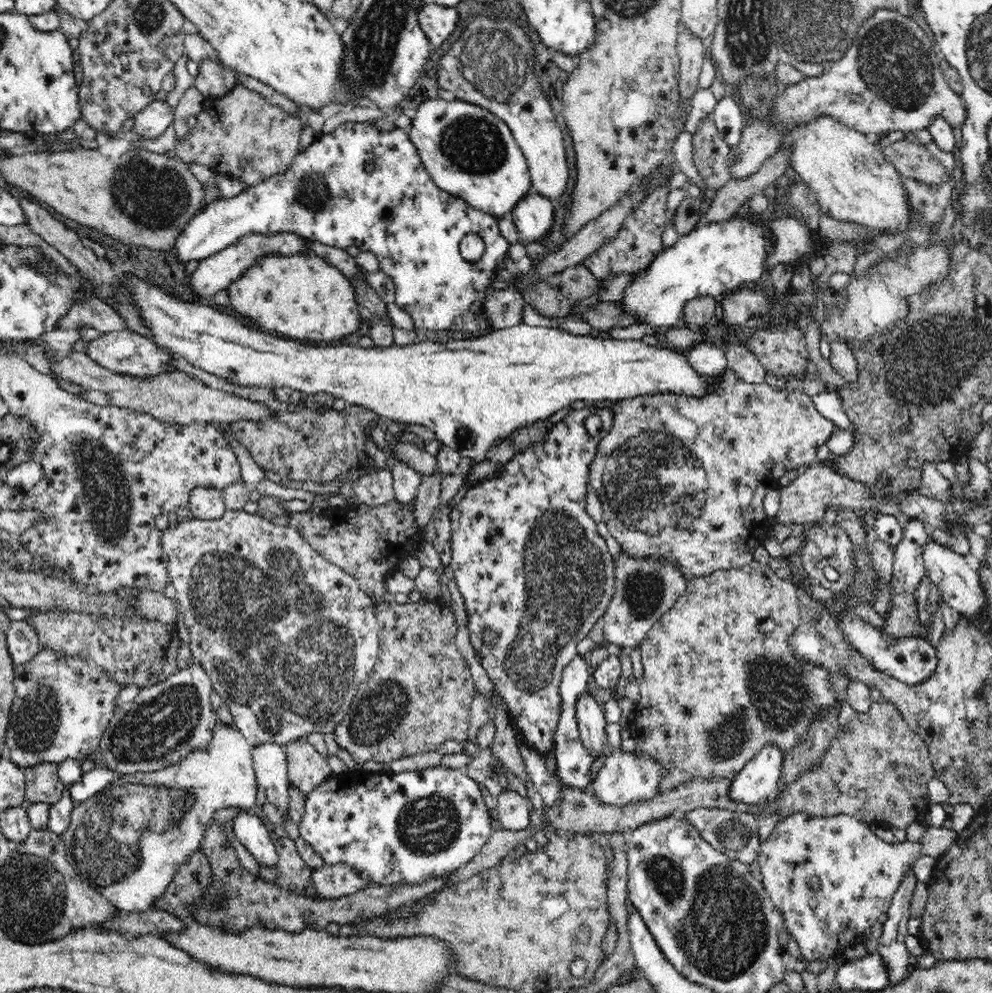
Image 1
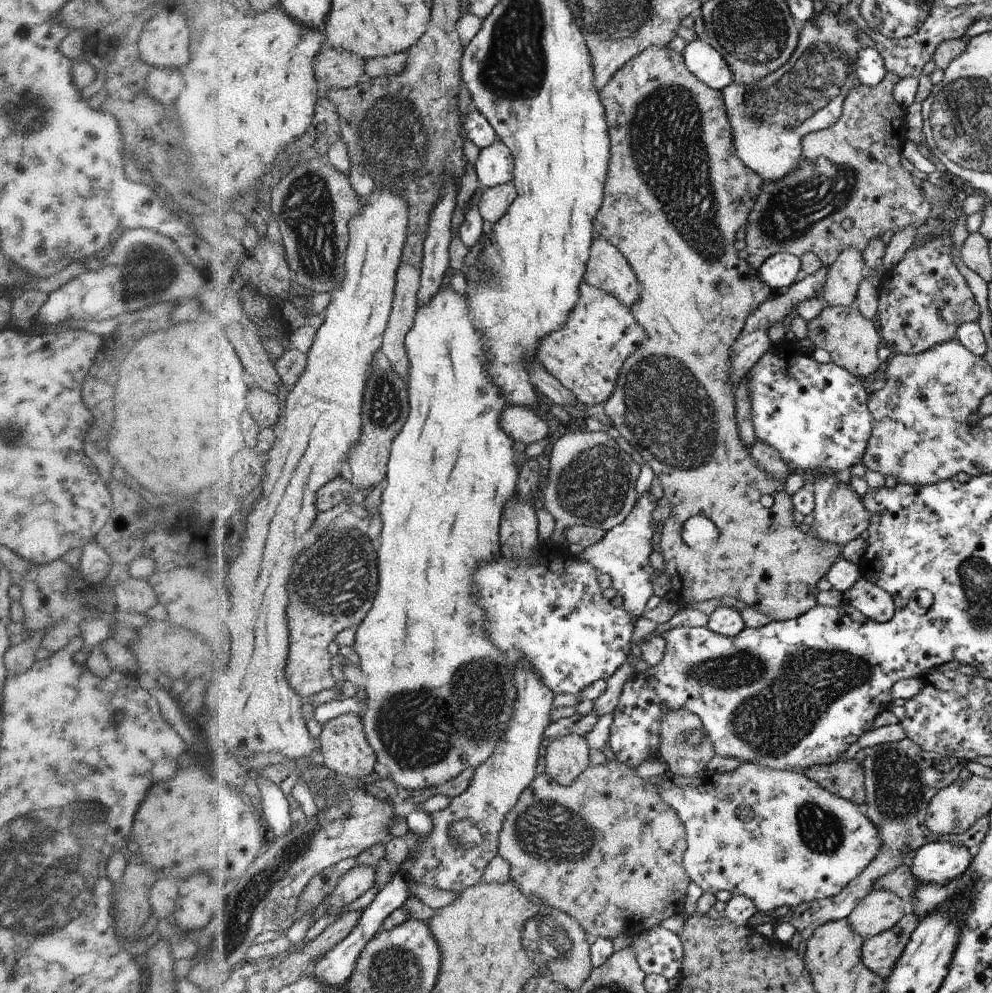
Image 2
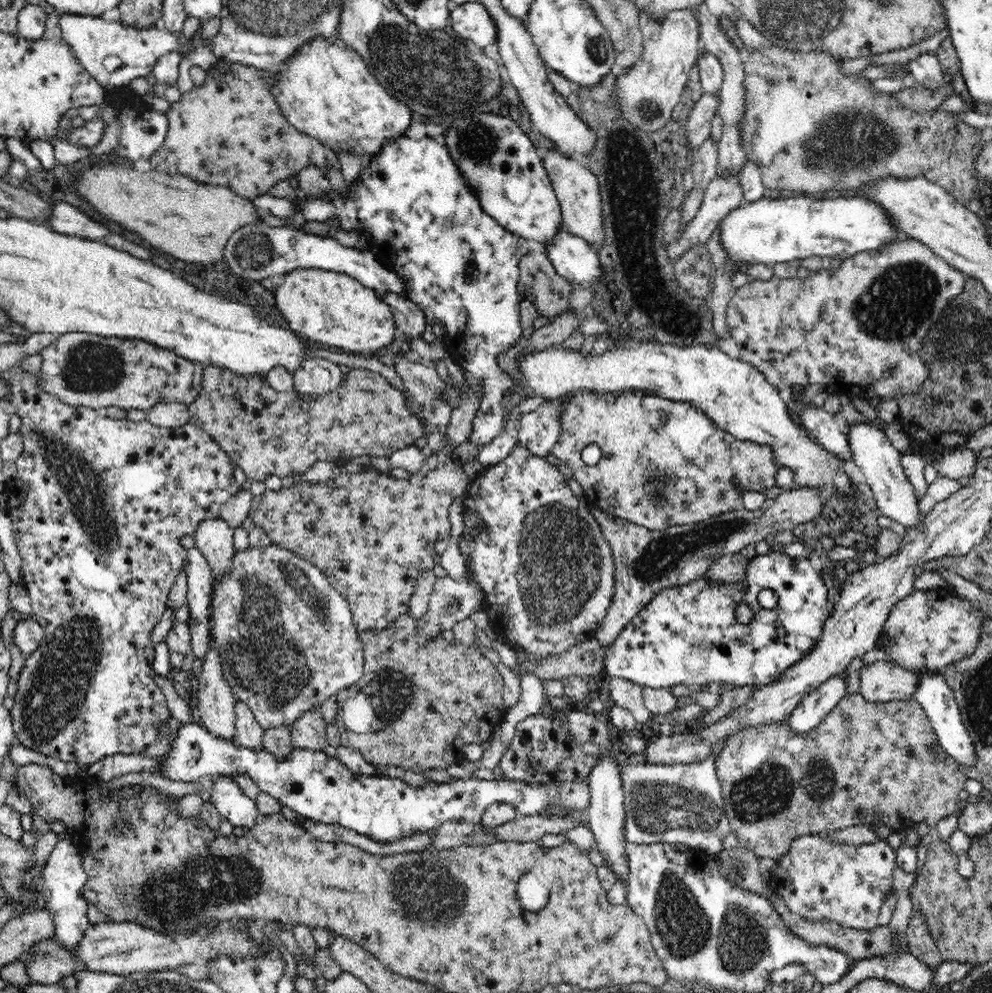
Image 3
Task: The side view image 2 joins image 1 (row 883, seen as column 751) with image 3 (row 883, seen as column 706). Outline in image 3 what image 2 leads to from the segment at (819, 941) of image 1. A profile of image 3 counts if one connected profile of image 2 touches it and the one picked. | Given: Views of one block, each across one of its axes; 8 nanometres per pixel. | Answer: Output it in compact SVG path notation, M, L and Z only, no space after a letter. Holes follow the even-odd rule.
M821 832L791 842L787 852L776 859L776 870L770 884L786 906L806 920L834 920L842 926L869 931L878 926L880 908L893 886L896 867L896 850L886 843L884 836L874 843L854 845L850 842L830 843L828 832Z

